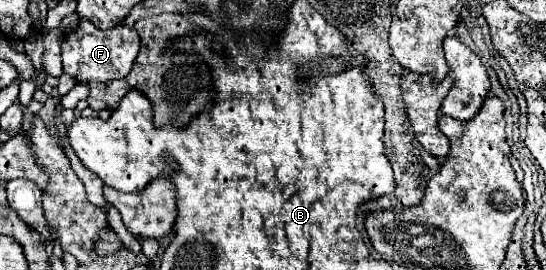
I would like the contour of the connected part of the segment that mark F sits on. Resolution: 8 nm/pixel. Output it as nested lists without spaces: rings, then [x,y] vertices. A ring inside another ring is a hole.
[[[79,19],[79,25],[65,33],[63,37],[63,71],[71,77],[75,77],[79,83],[91,83],[91,81],[113,81],[113,79],[123,79],[139,53],[139,35],[133,27],[119,25],[111,31],[99,31],[93,27],[89,19]]]

